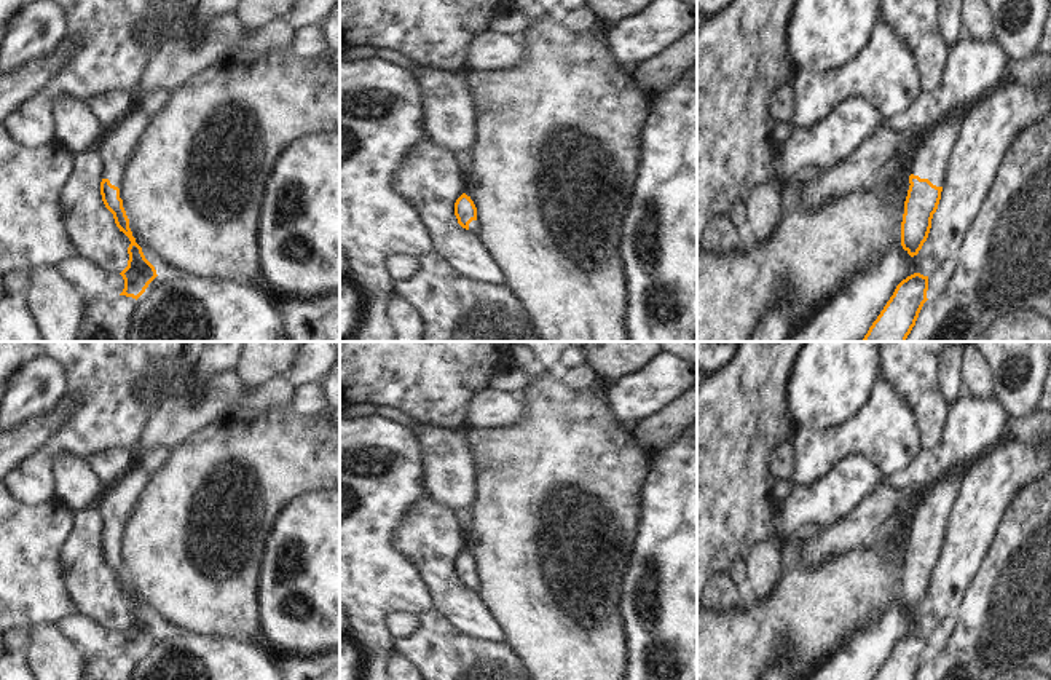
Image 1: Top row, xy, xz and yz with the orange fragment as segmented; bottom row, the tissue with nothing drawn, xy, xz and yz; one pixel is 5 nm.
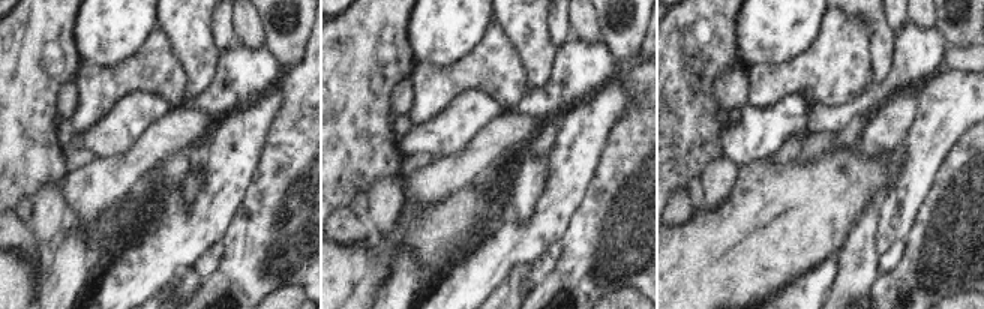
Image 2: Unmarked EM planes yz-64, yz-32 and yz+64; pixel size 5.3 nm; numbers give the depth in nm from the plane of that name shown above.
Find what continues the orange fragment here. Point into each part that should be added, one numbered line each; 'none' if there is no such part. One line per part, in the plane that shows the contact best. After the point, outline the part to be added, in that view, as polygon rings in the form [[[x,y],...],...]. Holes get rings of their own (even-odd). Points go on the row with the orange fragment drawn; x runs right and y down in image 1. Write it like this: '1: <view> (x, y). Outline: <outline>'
1: yz (932, 158). Outline: [[[966,113],[949,115],[943,123],[922,136],[915,152],[906,160],[911,174],[944,187],[952,152],[960,139]]]

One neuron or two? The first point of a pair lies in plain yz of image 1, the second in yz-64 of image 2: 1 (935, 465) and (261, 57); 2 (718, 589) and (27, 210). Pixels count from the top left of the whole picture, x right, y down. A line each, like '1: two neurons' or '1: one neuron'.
1: one neuron
2: two neurons

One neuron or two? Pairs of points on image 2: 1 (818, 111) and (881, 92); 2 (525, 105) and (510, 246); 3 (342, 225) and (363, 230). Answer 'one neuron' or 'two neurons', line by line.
1: one neuron
2: two neurons
3: one neuron

